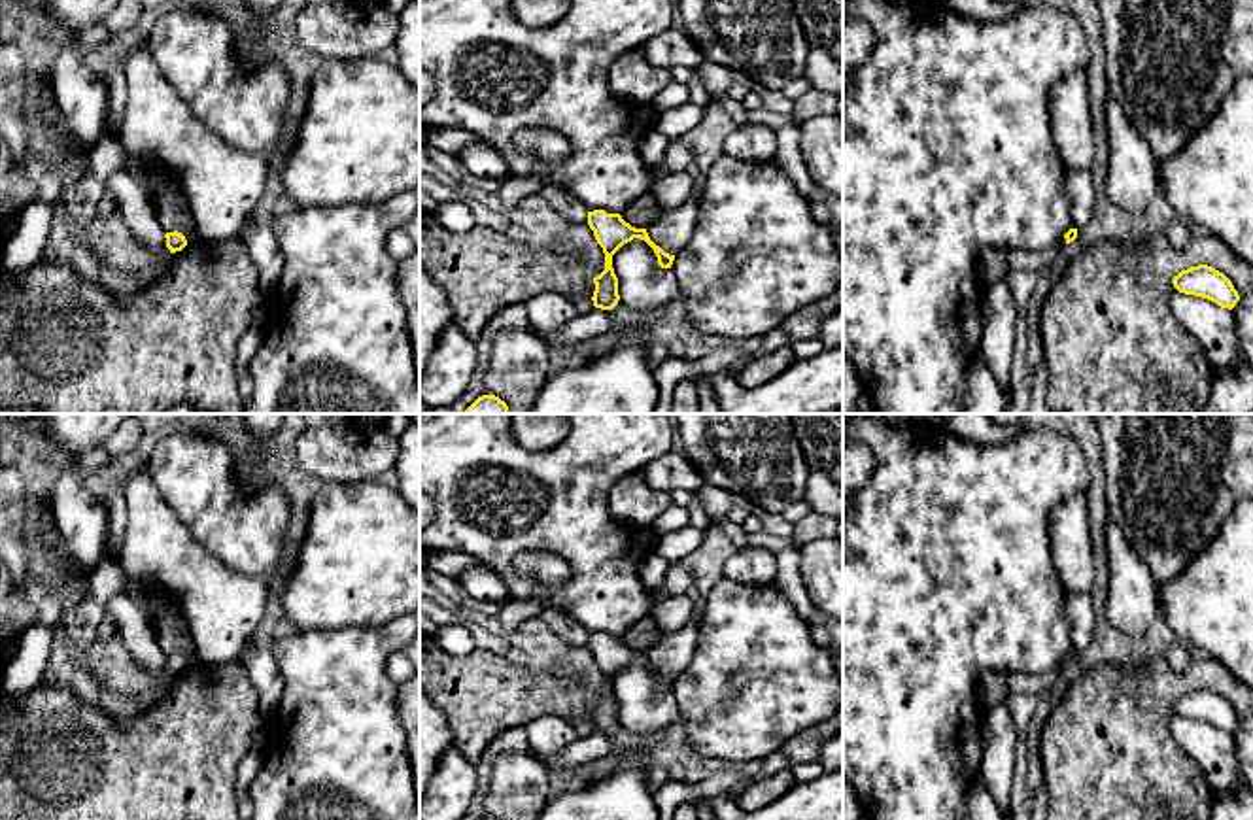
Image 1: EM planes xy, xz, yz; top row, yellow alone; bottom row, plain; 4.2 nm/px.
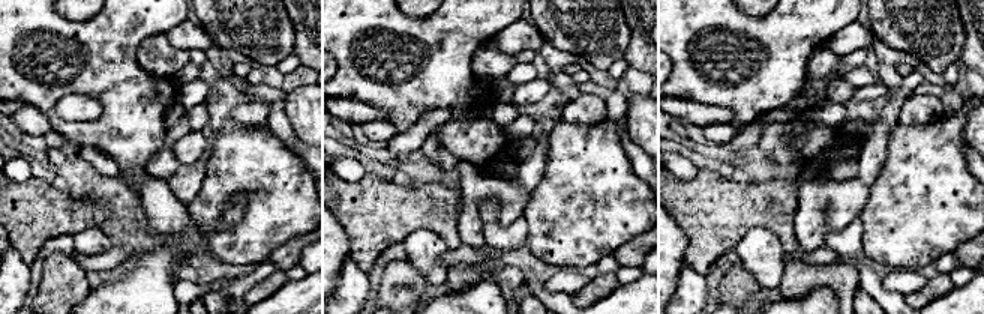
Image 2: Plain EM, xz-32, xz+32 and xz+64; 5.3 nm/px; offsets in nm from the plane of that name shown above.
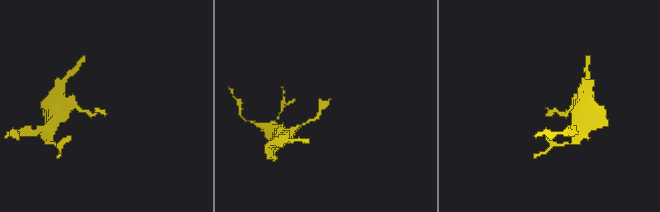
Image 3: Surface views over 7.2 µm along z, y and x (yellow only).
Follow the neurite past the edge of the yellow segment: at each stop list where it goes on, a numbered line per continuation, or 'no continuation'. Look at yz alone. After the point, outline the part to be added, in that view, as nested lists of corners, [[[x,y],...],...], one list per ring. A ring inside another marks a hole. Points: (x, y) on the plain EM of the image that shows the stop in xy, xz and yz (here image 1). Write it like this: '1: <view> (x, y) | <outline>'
no continuation

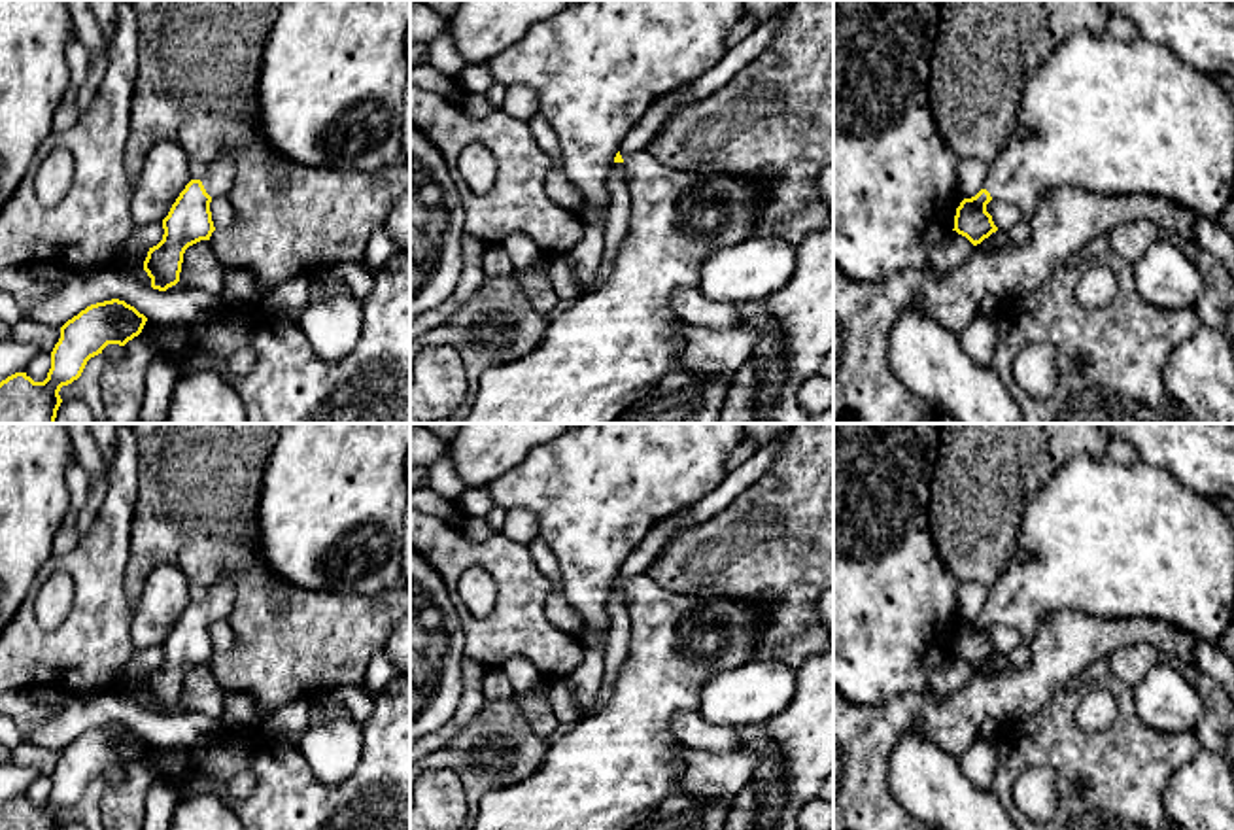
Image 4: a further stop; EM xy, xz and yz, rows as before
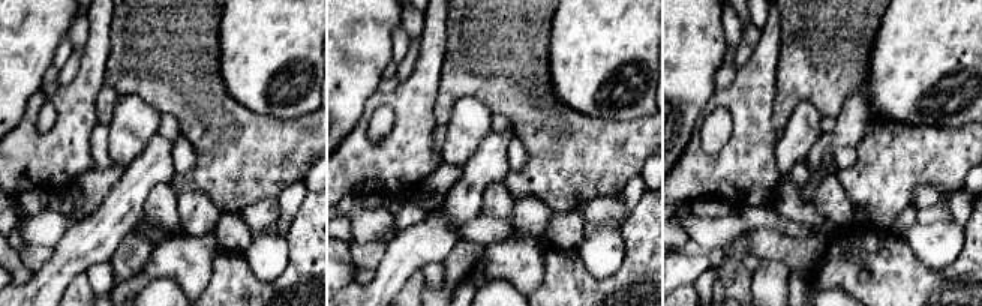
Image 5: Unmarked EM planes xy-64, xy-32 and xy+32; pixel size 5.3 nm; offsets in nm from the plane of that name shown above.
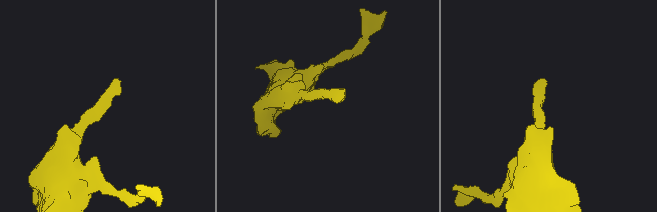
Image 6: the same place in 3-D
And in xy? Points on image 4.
1: xy (220, 602) | [[[227,575],[208,586],[208,597],[202,601],[202,609],[212,622],[231,618],[234,607],[234,582],[236,577]]]

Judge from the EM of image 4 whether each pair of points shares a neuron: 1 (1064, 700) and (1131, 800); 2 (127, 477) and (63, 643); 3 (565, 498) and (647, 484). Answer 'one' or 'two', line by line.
1: one
2: one
3: one

